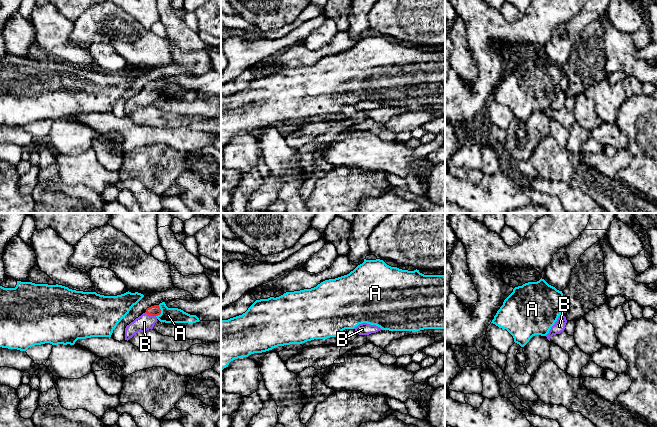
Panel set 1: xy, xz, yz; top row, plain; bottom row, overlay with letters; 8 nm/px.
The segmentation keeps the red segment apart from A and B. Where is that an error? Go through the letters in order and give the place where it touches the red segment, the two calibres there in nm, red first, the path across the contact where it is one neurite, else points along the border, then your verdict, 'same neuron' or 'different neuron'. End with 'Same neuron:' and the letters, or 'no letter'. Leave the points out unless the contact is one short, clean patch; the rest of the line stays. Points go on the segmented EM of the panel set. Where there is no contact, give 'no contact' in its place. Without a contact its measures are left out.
A: contact xy (160, 311); calibres 90 and 130 nm; border xy (158, 305), (160, 313), (156, 316); different neuron
B: contact xy (150, 314); calibres 90 and 130 nm; way xy (155, 310), (150, 314), (144, 322); same neuron
Same neuron: B

